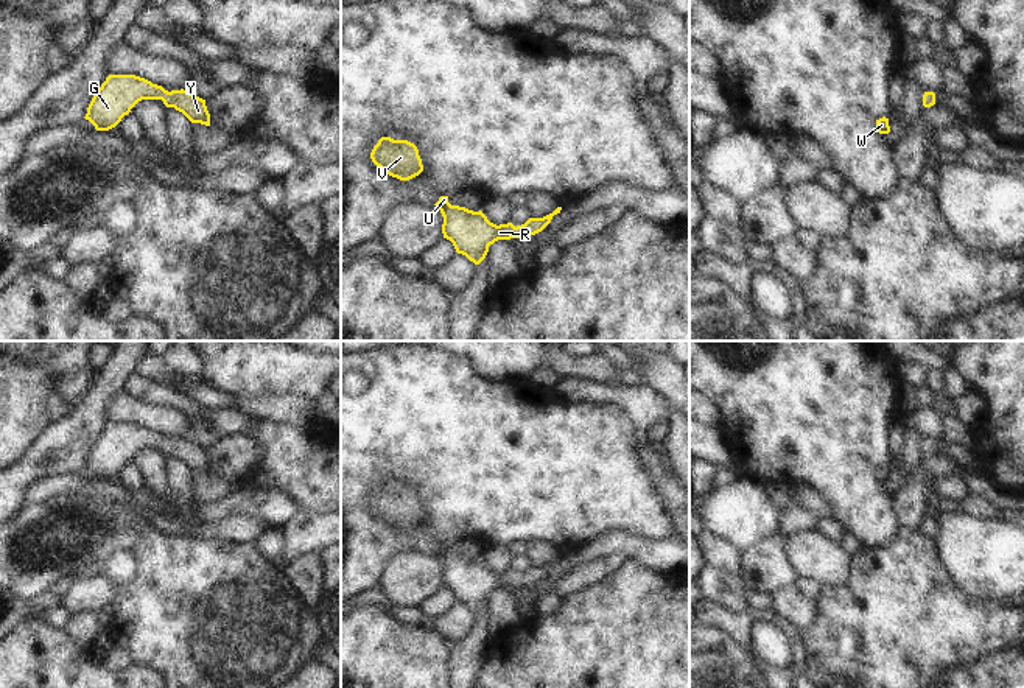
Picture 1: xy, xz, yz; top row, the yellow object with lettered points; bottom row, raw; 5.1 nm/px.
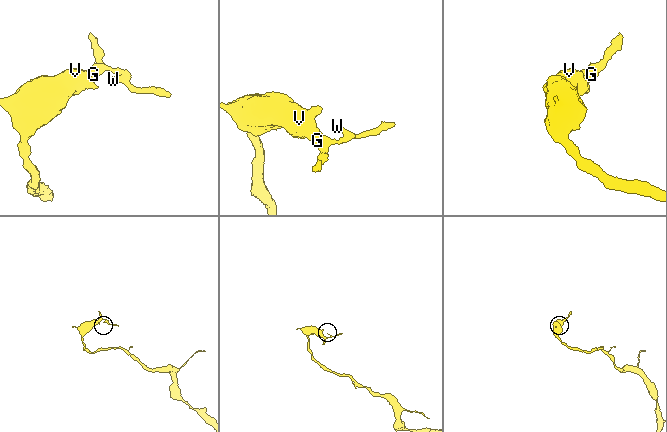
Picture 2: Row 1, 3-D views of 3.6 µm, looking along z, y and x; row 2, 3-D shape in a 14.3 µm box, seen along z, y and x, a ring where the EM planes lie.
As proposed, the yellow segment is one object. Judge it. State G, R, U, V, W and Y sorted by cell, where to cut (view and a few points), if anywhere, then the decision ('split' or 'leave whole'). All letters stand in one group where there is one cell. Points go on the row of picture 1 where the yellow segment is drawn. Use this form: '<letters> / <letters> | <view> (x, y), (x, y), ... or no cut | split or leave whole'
G R U V W Y | no cut | leave whole

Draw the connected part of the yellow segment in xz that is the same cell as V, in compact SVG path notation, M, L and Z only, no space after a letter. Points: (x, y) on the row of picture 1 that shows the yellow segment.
M381 137L370 153L372 162L386 174L409 181L423 171L419 149L408 140Z

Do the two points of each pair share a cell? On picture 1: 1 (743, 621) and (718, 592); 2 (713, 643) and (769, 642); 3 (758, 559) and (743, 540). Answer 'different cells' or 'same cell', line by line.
1: different cells
2: same cell
3: different cells

